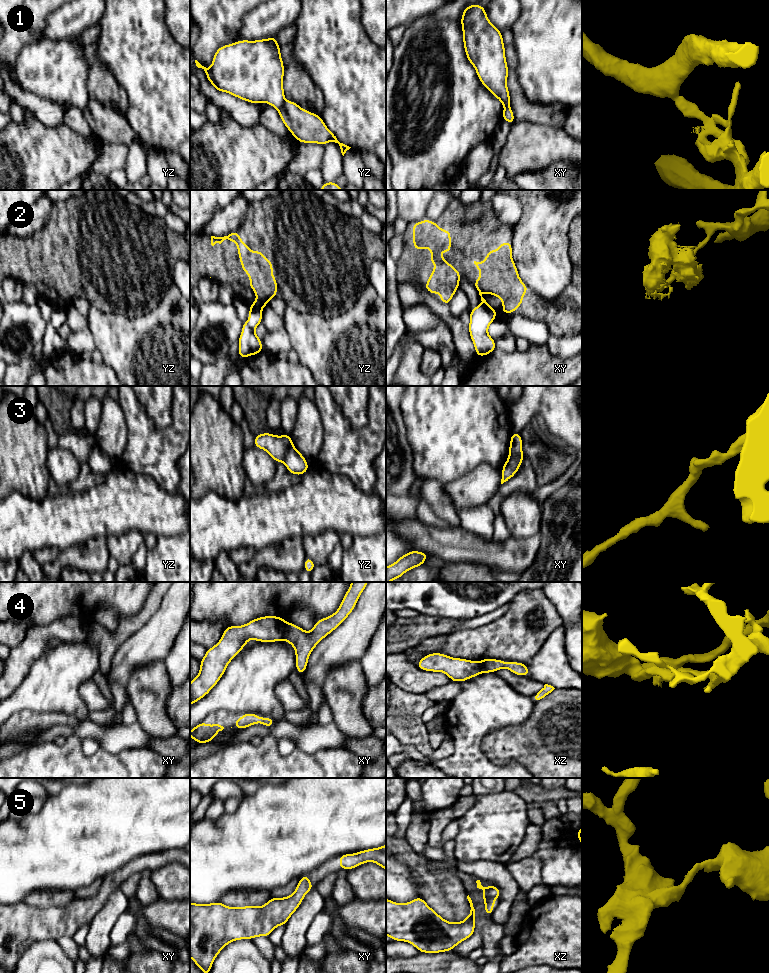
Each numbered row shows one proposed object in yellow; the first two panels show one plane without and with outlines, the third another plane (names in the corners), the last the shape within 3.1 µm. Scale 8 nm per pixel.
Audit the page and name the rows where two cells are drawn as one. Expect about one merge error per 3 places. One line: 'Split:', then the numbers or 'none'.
Split: 1, 2, 3, 4

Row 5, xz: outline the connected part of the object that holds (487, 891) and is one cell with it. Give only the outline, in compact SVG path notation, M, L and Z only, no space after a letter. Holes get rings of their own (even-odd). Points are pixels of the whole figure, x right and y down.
M477 880L476 883L477 883L477 888L483 890L483 902L485 903L485 909L484 909L485 914L487 916L492 916L494 912L493 907L495 906L495 899L500 897L501 890L494 885L483 887L481 885L480 880Z

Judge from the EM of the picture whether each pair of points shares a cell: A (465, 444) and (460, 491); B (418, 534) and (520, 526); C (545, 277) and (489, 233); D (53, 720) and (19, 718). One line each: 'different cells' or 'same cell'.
A: different cells
B: different cells
C: different cells
D: same cell

